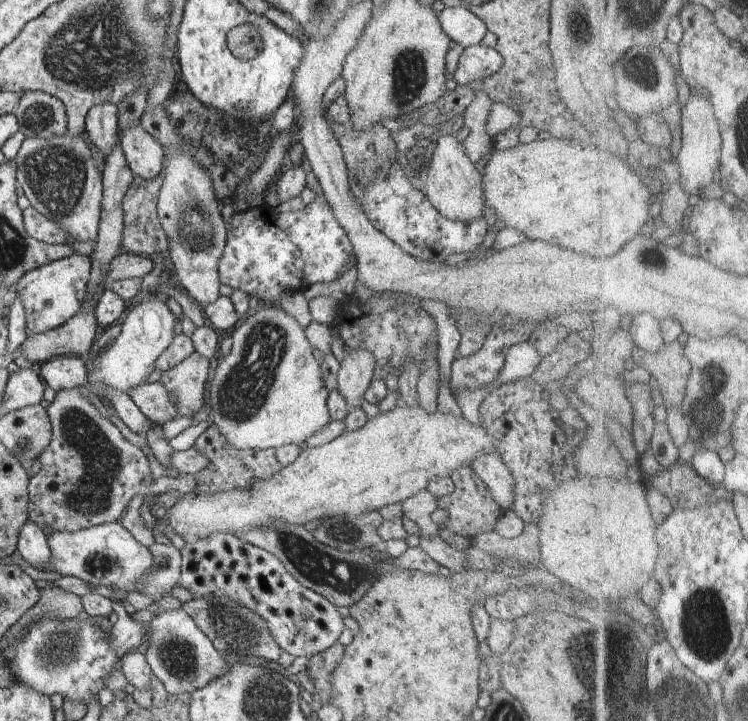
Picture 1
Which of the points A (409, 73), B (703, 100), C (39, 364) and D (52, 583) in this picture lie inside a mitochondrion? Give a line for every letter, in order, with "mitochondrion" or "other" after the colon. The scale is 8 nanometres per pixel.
A: mitochondrion
B: other
C: other
D: other

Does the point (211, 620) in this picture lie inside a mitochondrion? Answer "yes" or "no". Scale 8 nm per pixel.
yes

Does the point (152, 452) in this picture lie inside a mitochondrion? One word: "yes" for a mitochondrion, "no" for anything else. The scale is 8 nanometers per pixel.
no

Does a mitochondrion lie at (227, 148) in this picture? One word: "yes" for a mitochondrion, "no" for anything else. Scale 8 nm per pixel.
yes

